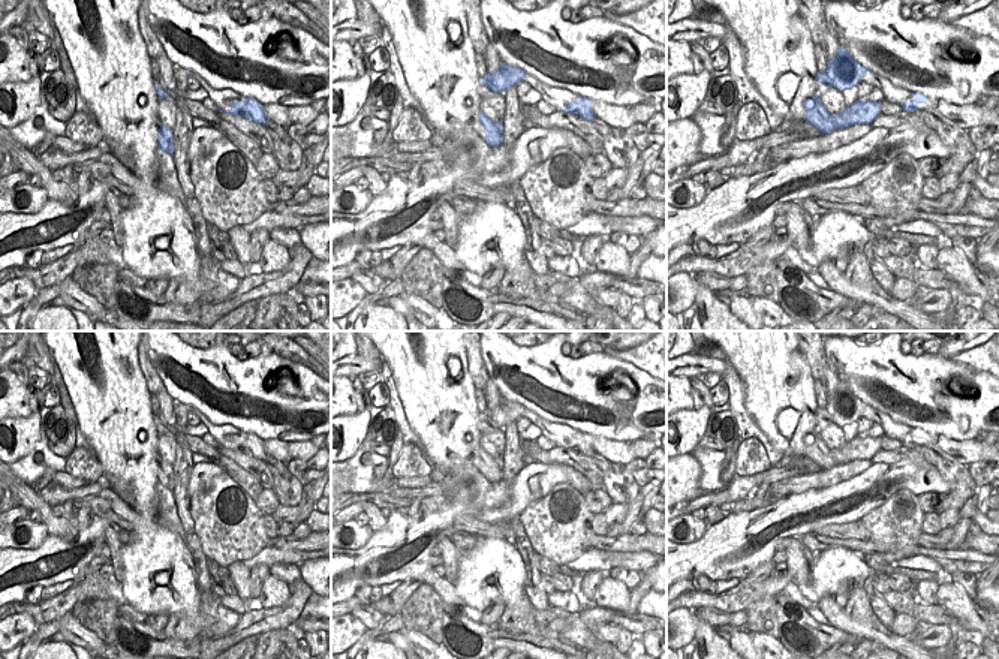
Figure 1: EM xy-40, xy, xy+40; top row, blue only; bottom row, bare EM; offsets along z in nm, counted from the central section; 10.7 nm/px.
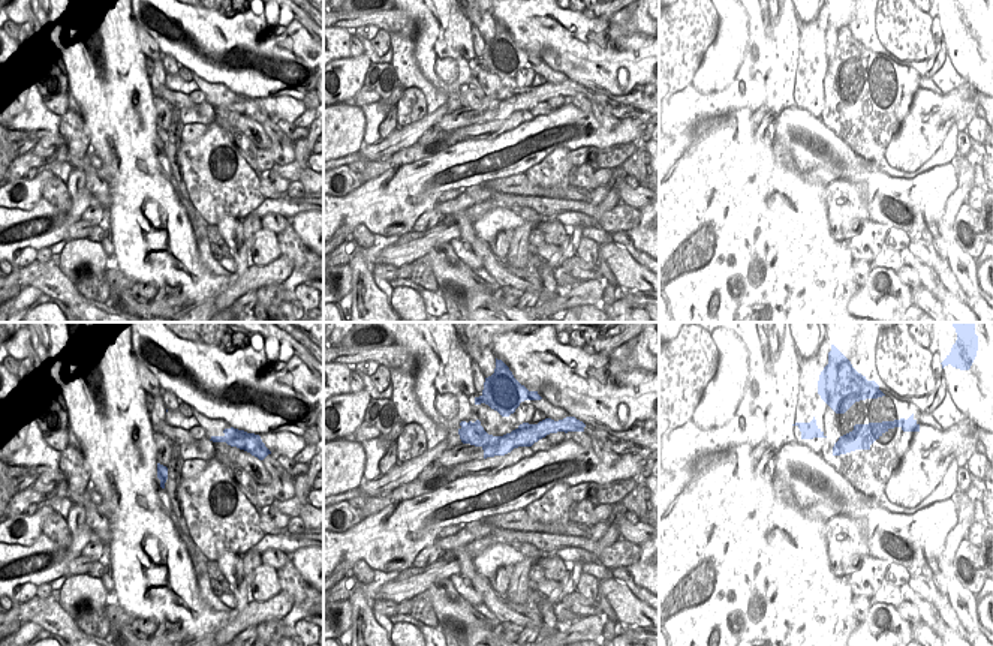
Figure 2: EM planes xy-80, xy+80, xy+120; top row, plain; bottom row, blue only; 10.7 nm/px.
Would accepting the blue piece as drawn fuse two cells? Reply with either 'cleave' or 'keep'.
cleave

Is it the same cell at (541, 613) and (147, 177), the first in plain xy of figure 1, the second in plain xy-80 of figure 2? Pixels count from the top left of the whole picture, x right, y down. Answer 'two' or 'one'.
two

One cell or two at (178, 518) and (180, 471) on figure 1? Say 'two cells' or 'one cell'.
one cell

